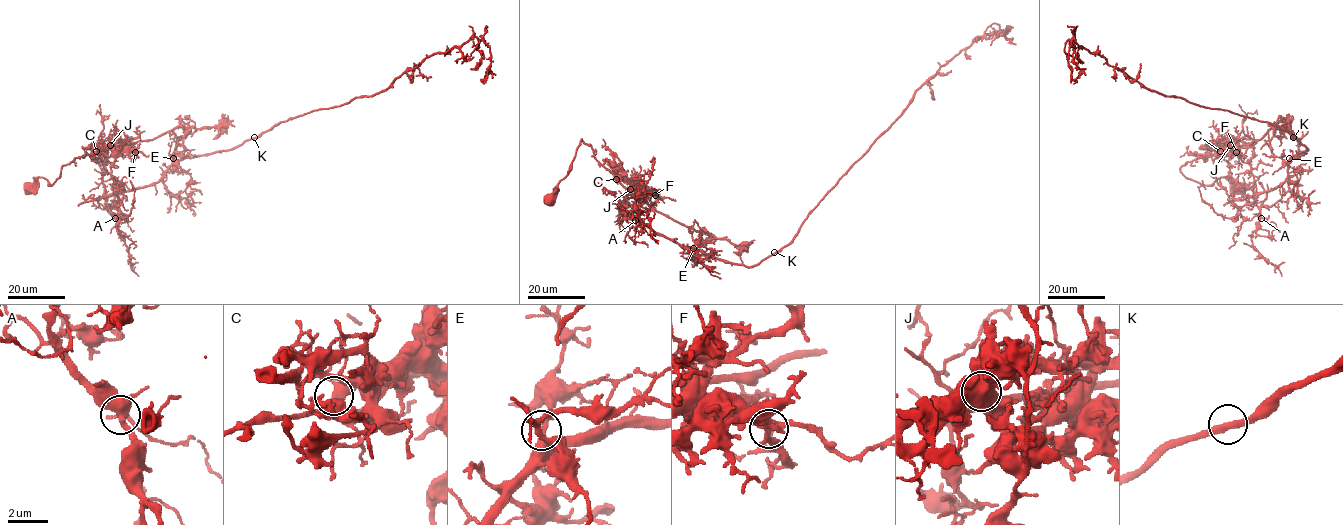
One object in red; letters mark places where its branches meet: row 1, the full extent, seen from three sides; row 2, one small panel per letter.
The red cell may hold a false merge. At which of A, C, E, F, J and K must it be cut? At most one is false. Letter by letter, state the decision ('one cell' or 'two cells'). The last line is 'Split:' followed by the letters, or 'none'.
A: one cell
C: one cell
E: one cell
F: one cell
J: two cells
K: one cell
Split: J

